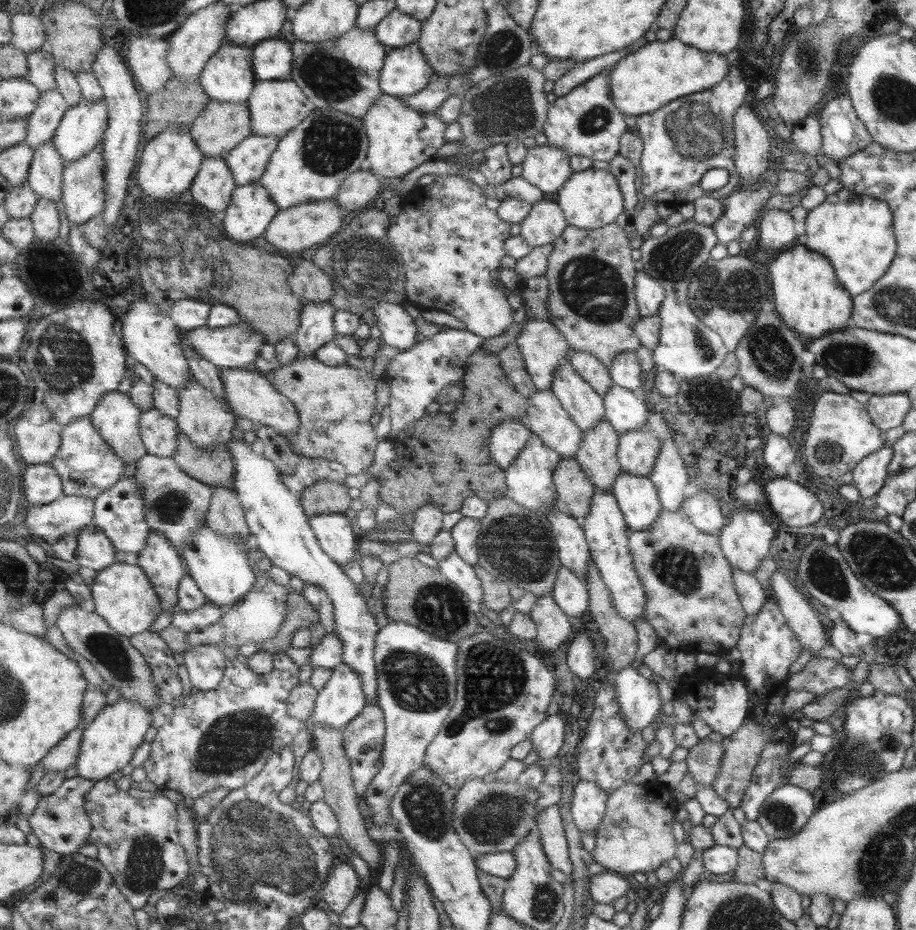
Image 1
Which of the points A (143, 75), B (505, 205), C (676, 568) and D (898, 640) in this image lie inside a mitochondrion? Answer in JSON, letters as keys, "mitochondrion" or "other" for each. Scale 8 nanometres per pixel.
{"A":"other","B":"other","C":"mitochondrion","D":"other"}

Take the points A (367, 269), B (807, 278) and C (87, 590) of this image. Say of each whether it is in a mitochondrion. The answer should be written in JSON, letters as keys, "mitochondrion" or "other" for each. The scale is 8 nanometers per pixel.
{"A":"mitochondrion","B":"other","C":"other"}

